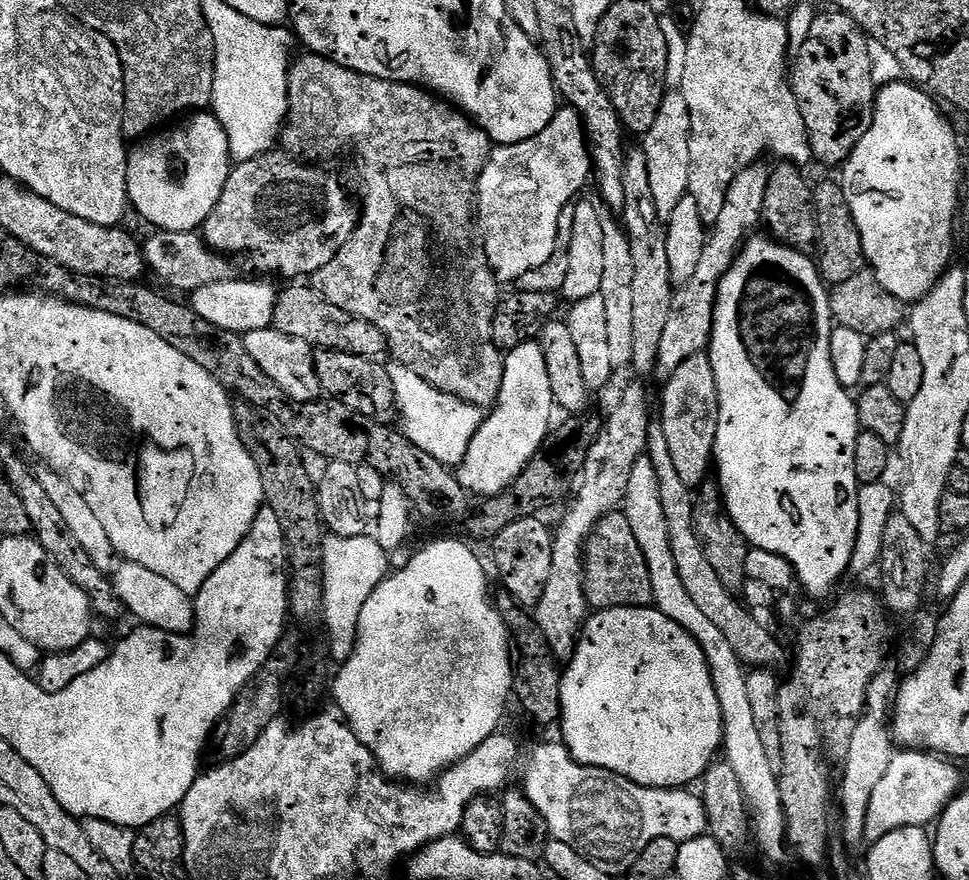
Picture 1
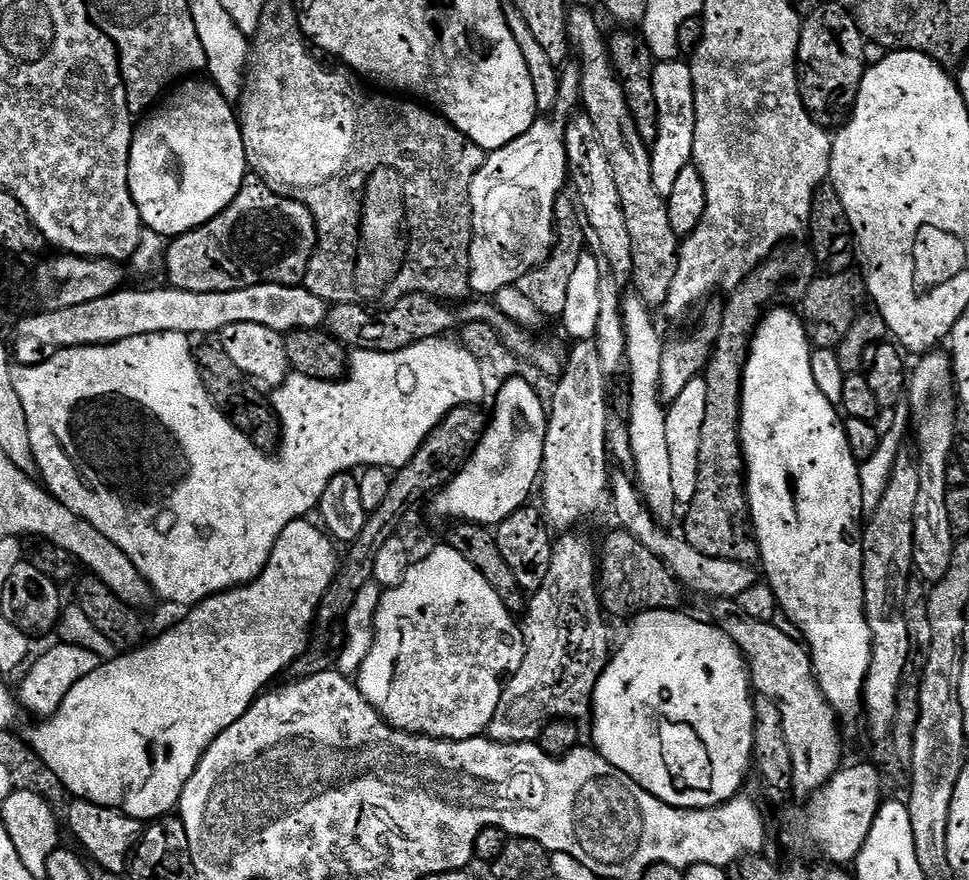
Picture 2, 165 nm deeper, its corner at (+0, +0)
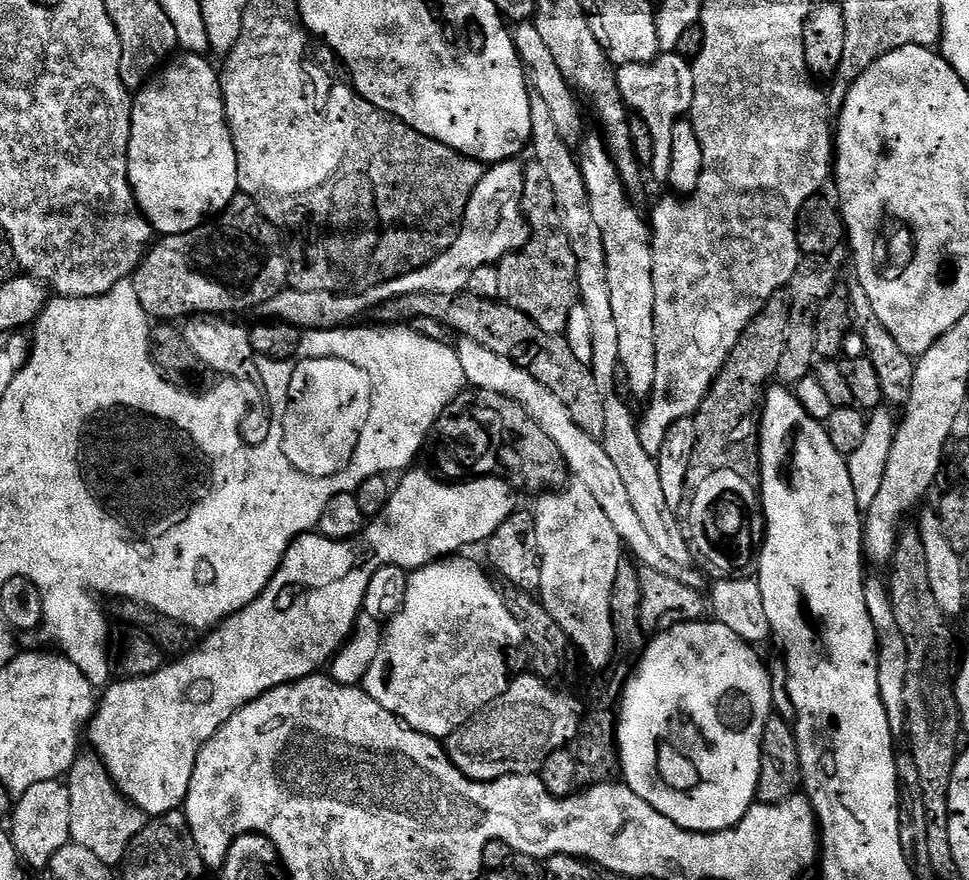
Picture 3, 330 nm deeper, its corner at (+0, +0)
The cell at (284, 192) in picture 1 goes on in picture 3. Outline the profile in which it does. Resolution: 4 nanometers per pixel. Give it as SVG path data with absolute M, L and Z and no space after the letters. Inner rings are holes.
M238 194L226 205L224 211L219 213L218 218L213 219L211 223L205 222L201 224L200 227L190 230L189 232L183 232L177 236L165 236L157 239L155 243L149 247L144 259L140 261L138 271L130 280L130 287L136 292L136 300L142 302L142 310L146 310L148 317L155 318L160 322L180 322L185 318L191 318L197 314L232 314L228 312L248 312L251 308L260 310L263 309L266 302L270 302L270 298L274 298L278 293L284 291L288 284L290 256L284 253L284 248L280 242L280 237L282 237L281 231L277 228L275 223L272 222L271 224L271 222L260 213L260 208L256 203L257 201L253 199L253 197Z

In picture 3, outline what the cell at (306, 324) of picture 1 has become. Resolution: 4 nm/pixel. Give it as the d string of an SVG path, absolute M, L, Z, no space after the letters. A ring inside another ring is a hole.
M470 291L454 294L406 294L396 300L387 300L378 309L379 323L384 326L400 326L418 318L434 318L434 322L442 322L442 326L451 328L453 333L463 339L478 342L478 346L486 346L486 350L494 350L498 358L522 362L522 367L546 390L558 394L570 410L570 418L590 434L590 438L603 441L606 430L606 406L604 395L598 390L598 382L594 378L589 365L578 362L571 351L568 341L563 335L546 334L522 310L514 310L514 306L501 304L487 296L476 296Z

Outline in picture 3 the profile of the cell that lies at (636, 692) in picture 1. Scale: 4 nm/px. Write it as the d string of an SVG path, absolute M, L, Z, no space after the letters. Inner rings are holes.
M697 622L694 624L676 624L672 628L657 631L647 641L643 656L635 665L630 679L624 687L622 699L618 705L618 723L616 724L616 743L618 745L618 768L623 783L627 784L642 802L654 806L658 814L670 818L678 826L691 832L717 832L734 827L748 813L756 800L756 788L760 784L760 747L766 722L773 715L772 680L768 677L768 668L760 661L753 645L748 644L730 626L715 622Z

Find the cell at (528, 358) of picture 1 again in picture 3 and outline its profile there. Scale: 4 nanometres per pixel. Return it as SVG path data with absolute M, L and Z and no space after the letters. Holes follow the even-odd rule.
M408 470L408 471L405 471L405 472L404 472L404 473L403 473L403 475L401 475L401 476L400 476L400 477L399 477L399 479L397 479L397 480L400 480L400 479L401 479L401 480L400 480L400 481L398 481L398 482L397 482L397 484L394 484L394 487L393 487L393 488L392 488L392 489L391 489L391 491L389 491L389 494L388 494L388 505L387 505L387 506L385 506L385 508L383 508L383 510L382 510L382 511L381 511L381 512L379 512L379 514L378 514L378 515L376 515L376 516L374 516L374 517L371 517L371 520L370 520L370 522L368 522L368 523L366 523L366 518L365 518L365 516L364 516L364 515L363 515L363 514L362 514L362 509L360 509L360 507L359 507L359 506L358 506L358 502L357 502L357 501L356 501L356 498L355 498L355 495L353 495L353 493L351 493L351 492L347 492L347 493L346 493L346 494L338 494L338 498L330 498L330 502L326 502L326 510L322 510L322 518L321 518L321 519L320 519L320 523L319 523L319 525L318 525L318 532L321 532L321 534L322 534L322 535L324 535L324 536L316 536L316 535L317 535L317 534L305 534L305 535L302 535L302 536L297 536L297 537L296 537L296 540L295 540L295 541L294 541L294 542L293 542L293 543L292 543L292 545L291 545L291 546L289 546L289 547L288 547L288 553L287 553L287 554L286 554L286 555L285 555L285 556L284 556L284 557L283 557L283 558L282 558L282 562L281 562L281 563L280 563L280 568L279 568L279 570L278 570L278 571L276 571L276 573L275 573L275 574L273 574L273 576L272 576L272 577L271 577L271 578L270 578L270 582L269 582L269 583L268 583L268 584L267 584L267 586L266 586L266 587L265 587L265 588L264 588L264 589L263 589L263 590L262 590L262 594L261 594L261 595L260 595L260 596L259 596L259 597L258 597L258 598L254 598L254 602L250 602L250 606L246 606L246 607L245 607L245 608L244 608L244 609L242 609L242 611L240 611L240 612L236 612L236 613L234 613L234 615L233 615L233 616L228 616L228 617L227 617L227 618L225 618L225 620L223 620L223 622L222 622L222 623L220 623L220 624L217 624L217 625L216 625L216 627L215 627L215 628L213 628L213 629L211 629L211 631L209 631L209 632L208 632L208 633L207 633L207 635L205 635L205 636L208 636L208 637L206 637L206 638L205 638L205 640L204 640L204 641L202 641L202 642L201 642L201 644L200 644L200 648L199 648L199 644L198 644L198 646L196 646L196 647L193 647L193 648L192 648L192 649L191 649L191 650L189 650L189 651L187 651L187 652L185 652L185 653L184 653L184 655L183 655L183 656L181 656L181 657L179 657L179 658L176 658L176 659L173 659L173 660L172 660L172 661L171 661L171 662L168 662L168 663L165 663L165 665L164 665L164 667L163 667L163 668L160 668L160 669L159 669L159 670L157 670L157 671L156 671L156 672L155 672L155 673L154 673L154 674L150 674L150 675L149 675L149 676L134 676L134 677L131 677L131 678L120 678L120 679L117 679L117 681L118 681L118 682L117 682L117 684L115 684L115 682L112 682L112 683L109 683L109 684L108 684L108 685L107 685L107 687L105 687L105 688L104 688L104 689L103 689L103 692L102 692L102 695L101 695L101 696L100 696L100 697L99 697L99 700L98 700L98 707L97 707L97 709L96 709L96 715L95 715L95 716L93 716L93 717L92 717L92 719L91 719L91 721L90 721L90 723L89 723L89 725L88 725L88 727L87 727L87 729L86 729L86 740L87 740L87 743L88 743L88 740L89 740L89 742L90 742L90 743L92 743L92 748L91 748L91 751L92 751L92 752L93 752L93 753L95 753L95 755L97 755L97 756L99 756L99 757L100 757L100 761L101 761L101 763L103 763L103 764L104 764L104 769L106 769L106 770L107 770L107 772L108 772L108 776L109 776L109 778L110 778L110 779L111 779L111 780L112 780L112 781L113 781L113 782L115 782L115 784L116 784L116 787L117 787L117 788L119 788L119 790L120 790L120 792L121 792L121 794L122 794L122 795L123 795L123 796L124 796L124 797L125 797L125 798L127 798L127 800L130 800L130 801L132 801L132 803L133 803L133 804L135 804L135 805L136 805L136 807L138 807L138 808L140 808L140 809L141 809L141 810L142 810L142 811L144 811L144 812L145 812L145 813L146 813L146 814L147 814L147 815L148 815L148 816L149 816L149 817L152 817L152 818L155 818L155 817L158 817L158 816L165 816L165 814L167 814L167 812L174 812L174 811L177 811L177 809L179 809L179 808L180 808L180 807L181 807L181 805L183 805L183 803L184 803L184 800L185 800L185 798L186 798L186 797L188 797L188 791L189 791L189 790L190 790L190 778L191 778L191 777L192 777L192 775L193 775L193 774L194 774L194 766L195 766L195 765L196 765L196 759L197 759L197 758L198 758L198 754L199 754L199 753L200 753L200 751L201 751L201 750L203 750L203 748L204 748L204 743L205 743L205 742L207 742L207 740L208 740L208 739L210 739L210 737L212 737L212 735L213 735L213 734L215 734L215 733L216 733L216 732L217 732L217 731L218 731L218 729L220 729L220 728L221 728L221 726L223 726L223 725L224 725L224 723L226 723L226 721L228 721L228 720L229 720L229 719L230 719L230 717L231 717L231 716L232 716L232 715L234 715L234 714L235 714L235 712L236 712L236 711L238 711L238 709L240 709L240 708L245 708L245 706L247 706L247 705L248 705L248 704L249 704L249 703L250 703L250 702L254 702L254 701L255 701L255 700L257 700L257 699L258 699L258 697L259 697L259 696L261 696L261 695L262 695L262 694L266 694L266 693L267 693L267 692L269 692L269 691L270 691L270 690L274 690L274 689L275 689L275 688L277 688L277 687L278 687L278 686L282 686L282 685L283 685L283 684L292 684L292 683L293 683L293 682L295 682L295 680L301 680L301 679L302 679L302 678L306 678L306 677L307 677L307 676L310 676L310 675L313 675L313 674L316 674L316 673L319 673L319 672L320 672L320 671L321 671L321 669L323 669L323 668L320 668L320 667L322 667L322 666L323 666L323 664L324 664L324 667L325 667L325 665L327 665L327 664L328 664L328 663L329 663L329 661L331 661L331 659L332 659L332 657L333 657L333 656L335 656L335 655L336 655L336 653L337 653L337 652L339 652L339 651L340 651L340 647L341 647L341 646L343 646L343 644L346 644L346 643L348 643L348 638L349 638L349 636L351 636L351 635L352 635L352 629L353 629L353 628L355 628L355 626L356 626L356 620L357 620L357 619L358 619L358 618L359 618L359 616L361 616L361 614L362 614L362 609L363 609L363 607L364 607L364 595L365 595L365 594L366 594L366 586L370 586L370 578L371 578L371 577L372 577L372 575L374 575L374 574L375 574L375 572L377 572L377 571L378 571L378 570L379 570L379 569L380 569L380 568L381 568L381 567L382 567L382 566L390 566L390 565L391 565L391 564L393 564L393 565L394 565L394 566L398 566L398 567L399 567L399 568L406 568L406 569L409 569L409 570L415 570L415 569L418 569L418 568L424 568L424 567L426 567L426 566L427 566L427 564L431 564L431 563L433 563L433 562L439 562L439 561L441 561L441 560L443 560L443 559L445 559L445 558L448 558L448 557L451 557L451 556L452 556L452 555L453 555L453 554L456 554L456 553L459 553L459 552L456 552L456 551L458 551L458 550L459 550L459 548L468 548L468 547L470 547L470 546L471 546L471 544L480 544L480 545L483 545L483 544L484 544L484 543L485 543L485 542L487 542L487 541L488 541L488 539L489 539L489 538L491 538L491 536L492 536L492 535L493 535L493 534L494 534L494 530L498 530L498 526L502 526L502 522L506 522L506 518L510 518L510 517L511 517L511 516L512 516L512 513L513 513L513 512L515 512L515 511L517 511L517 508L518 508L518 504L516 504L516 496L517 496L517 493L516 493L516 492L515 492L515 491L514 491L514 489L513 489L513 487L512 487L512 485L511 485L511 484L509 484L509 483L508 483L508 481L507 481L507 480L505 480L505 479L503 479L503 478L501 478L501 477L498 477L498 476L481 476L481 477L479 477L479 478L473 478L473 479L471 479L471 480L469 480L469 481L467 481L467 482L445 482L445 481L444 481L444 480L443 480L443 479L440 479L440 478L437 478L437 477L436 477L436 476L435 476L435 475L433 475L433 476L434 476L434 477L432 477L432 476L431 476L431 474L430 474L430 473L428 473L428 472L412 472L412 471L413 471L413 470ZM435 479L436 479L436 480L435 480ZM443 483L444 483L444 484L443 484ZM515 495L516 495L516 496L515 496ZM364 524L368 524L368 525L366 525L366 526L365 526L365 528L364 528ZM363 528L364 528L364 533L362 533L362 534L361 534L361 536L356 536L356 535L358 535L358 534L359 534L359 532L360 532L360 531L362 531L362 530L363 530ZM351 536L356 536L356 537L354 537L354 538L353 538L353 540L352 540L352 548L351 548L351 546L350 546L350 545L348 545L348 544L347 544L347 542L346 542L346 541L344 541L344 540L348 540L348 539L350 539L350 538L351 538ZM104 691L105 691L105 692L104 692Z

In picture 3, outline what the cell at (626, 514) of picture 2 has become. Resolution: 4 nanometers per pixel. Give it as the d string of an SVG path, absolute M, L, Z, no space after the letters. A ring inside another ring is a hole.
M461 339L459 343L455 345L455 349L458 354L458 362L462 362L462 374L465 381L472 388L490 390L494 394L502 394L506 398L518 402L518 406L522 406L522 410L526 410L526 414L530 414L530 418L534 418L534 422L538 422L538 426L542 426L544 433L550 434L550 438L554 438L554 446L558 446L575 483L586 486L586 490L590 490L590 494L594 494L598 506L602 506L606 518L610 518L614 530L618 530L621 545L627 551L629 548L633 552L631 555L643 567L653 568L662 574L681 580L687 588L700 588L702 582L700 582L701 573L699 571L691 572L693 570L691 567L681 567L681 565L670 562L670 558L666 558L666 554L662 554L662 550L658 550L658 546L654 546L654 541L650 539L650 534L646 534L646 529L642 526L638 514L634 514L634 506L630 506L626 482L622 482L610 454L606 454L601 441L590 438L590 434L586 434L586 430L582 430L582 426L578 426L578 422L574 422L574 418L570 418L570 410L566 410L562 398L558 398L558 394L546 390L546 386L542 386L542 382L538 382L538 378L529 374L517 361L498 358L498 354L494 354L494 350L486 350L486 346L478 346L478 342L473 340Z

